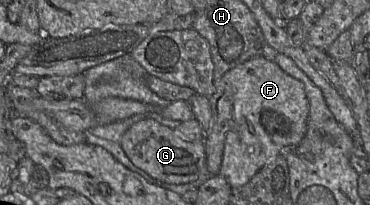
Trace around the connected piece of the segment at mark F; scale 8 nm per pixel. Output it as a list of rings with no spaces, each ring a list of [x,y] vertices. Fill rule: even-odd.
[[[262,56],[229,70],[222,79],[233,94],[233,117],[219,174],[233,189],[247,184],[262,167],[301,143],[307,133],[309,102],[302,82]]]

